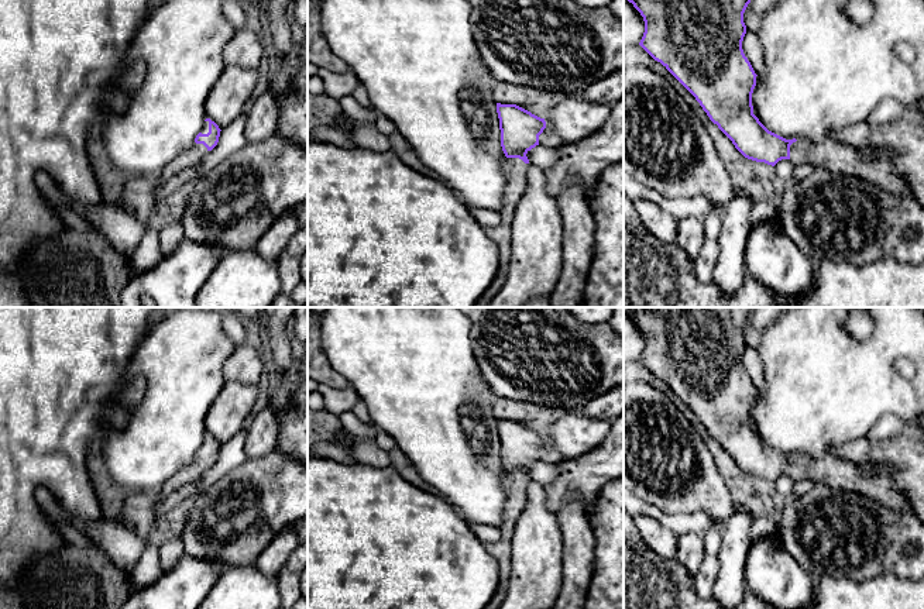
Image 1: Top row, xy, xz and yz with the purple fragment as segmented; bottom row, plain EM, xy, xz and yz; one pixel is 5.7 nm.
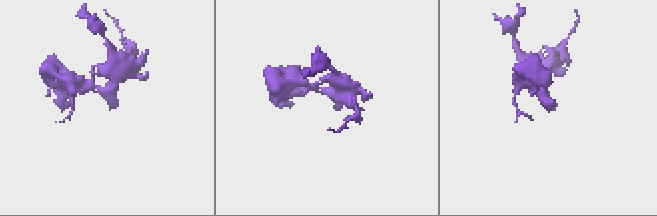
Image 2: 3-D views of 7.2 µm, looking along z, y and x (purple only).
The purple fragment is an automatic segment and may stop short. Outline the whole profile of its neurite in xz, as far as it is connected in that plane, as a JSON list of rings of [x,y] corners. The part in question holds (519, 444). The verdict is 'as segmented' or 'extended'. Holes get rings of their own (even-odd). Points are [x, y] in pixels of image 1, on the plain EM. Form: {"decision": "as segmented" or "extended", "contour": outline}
{"decision": "extended", "contour": [[[497,419],[501,445],[501,462],[506,472],[502,485],[506,502],[501,517],[501,537],[495,543],[485,543],[487,551],[499,567],[499,585],[485,609],[498,609],[506,595],[506,582],[511,575],[511,539],[515,523],[526,505],[526,488],[530,482],[526,469],[539,461],[539,451],[546,444],[545,434],[516,420]]]}

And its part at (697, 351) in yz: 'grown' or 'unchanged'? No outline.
grown

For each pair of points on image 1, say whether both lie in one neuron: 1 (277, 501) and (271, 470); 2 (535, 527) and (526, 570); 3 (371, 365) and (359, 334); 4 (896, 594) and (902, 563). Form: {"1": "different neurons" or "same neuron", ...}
{"1": "same neuron", "2": "same neuron", "3": "same neuron", "4": "different neurons"}

